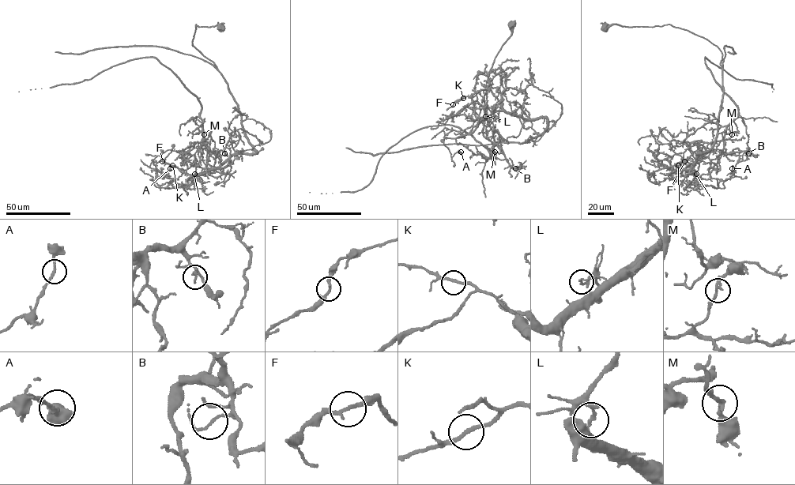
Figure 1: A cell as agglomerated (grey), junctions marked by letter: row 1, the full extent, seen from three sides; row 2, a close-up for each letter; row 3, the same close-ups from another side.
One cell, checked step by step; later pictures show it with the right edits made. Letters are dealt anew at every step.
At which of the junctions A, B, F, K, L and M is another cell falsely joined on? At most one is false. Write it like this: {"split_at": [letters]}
{"split_at": ["L"]}

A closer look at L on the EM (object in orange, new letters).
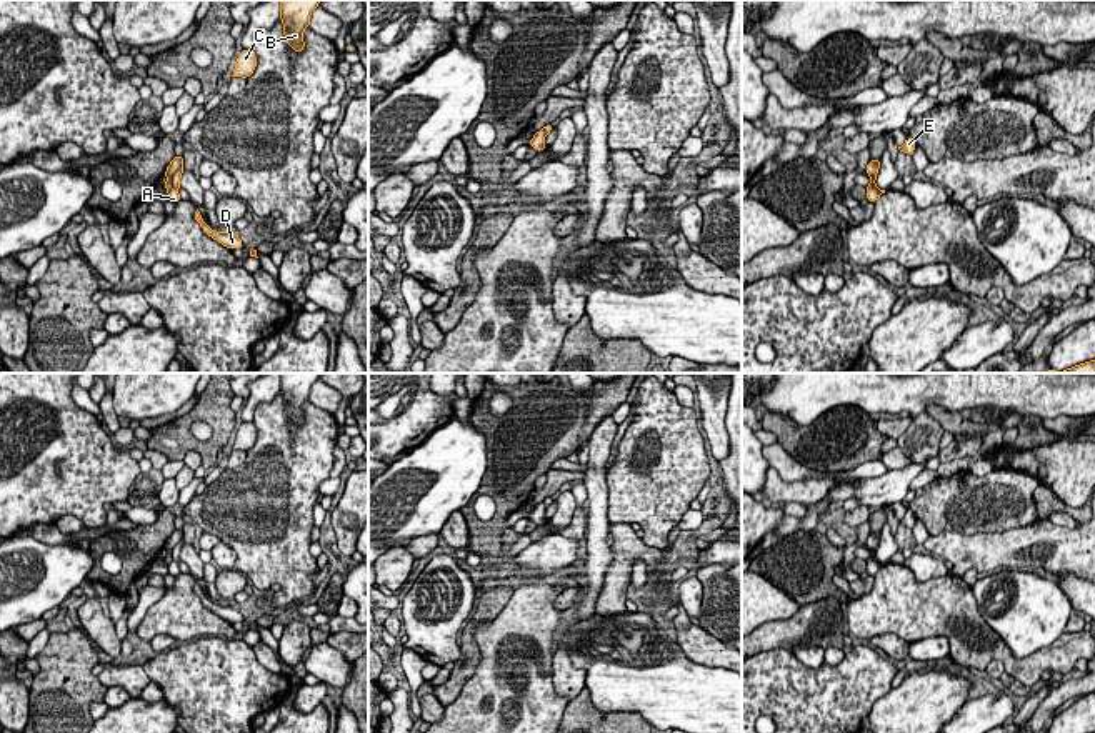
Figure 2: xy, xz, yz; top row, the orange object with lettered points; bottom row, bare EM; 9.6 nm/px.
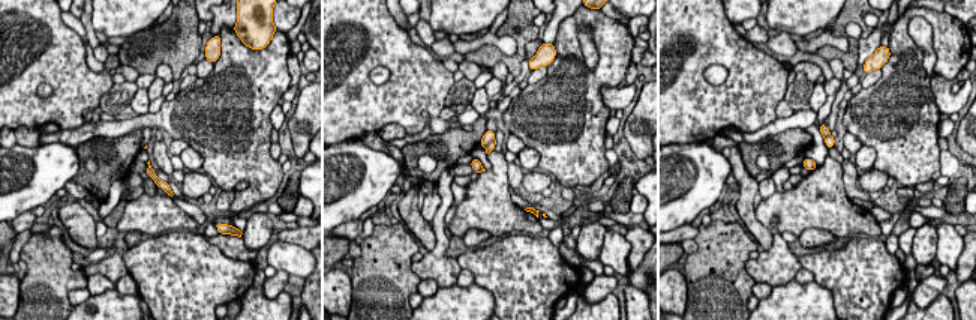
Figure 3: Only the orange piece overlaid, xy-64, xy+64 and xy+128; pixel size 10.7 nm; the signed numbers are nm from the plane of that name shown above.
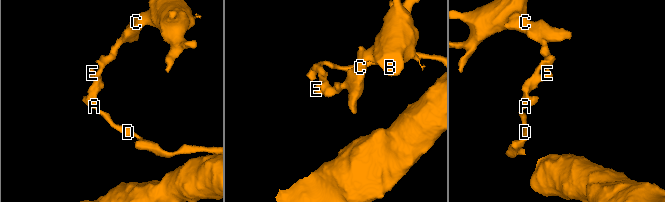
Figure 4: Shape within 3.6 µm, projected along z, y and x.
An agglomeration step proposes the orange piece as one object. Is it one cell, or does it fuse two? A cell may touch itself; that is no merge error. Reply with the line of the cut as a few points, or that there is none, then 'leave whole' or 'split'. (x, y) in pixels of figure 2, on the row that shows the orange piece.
cut in xy along (182, 165), (174, 174), (169, 192); split

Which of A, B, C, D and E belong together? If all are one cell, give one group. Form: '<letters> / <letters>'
A D E / B C

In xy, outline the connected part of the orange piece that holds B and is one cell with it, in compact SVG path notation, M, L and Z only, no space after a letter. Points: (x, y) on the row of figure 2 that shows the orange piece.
M280 0L280 20L283 35L292 50L300 53L305 48L303 30L310 27L310 15L320 0Z

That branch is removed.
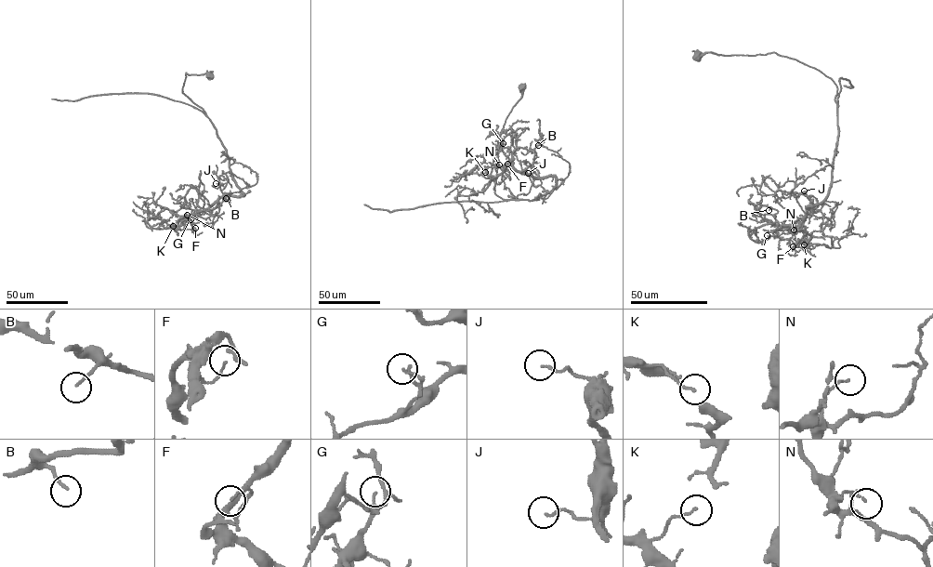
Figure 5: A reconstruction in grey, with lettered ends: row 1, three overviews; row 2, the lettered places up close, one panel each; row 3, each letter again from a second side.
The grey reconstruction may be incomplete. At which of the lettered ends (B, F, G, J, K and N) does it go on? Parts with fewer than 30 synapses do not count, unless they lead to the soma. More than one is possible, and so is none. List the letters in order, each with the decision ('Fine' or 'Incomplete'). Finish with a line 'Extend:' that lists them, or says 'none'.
B: Fine
F: Incomplete
G: Fine
J: Fine
K: Fine
N: Fine
Extend: F

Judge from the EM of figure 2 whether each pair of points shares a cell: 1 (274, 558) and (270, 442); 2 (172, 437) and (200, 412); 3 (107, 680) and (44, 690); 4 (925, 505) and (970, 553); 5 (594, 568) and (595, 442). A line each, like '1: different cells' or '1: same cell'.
1: same cell
2: same cell
3: different cells
4: different cells
5: same cell

